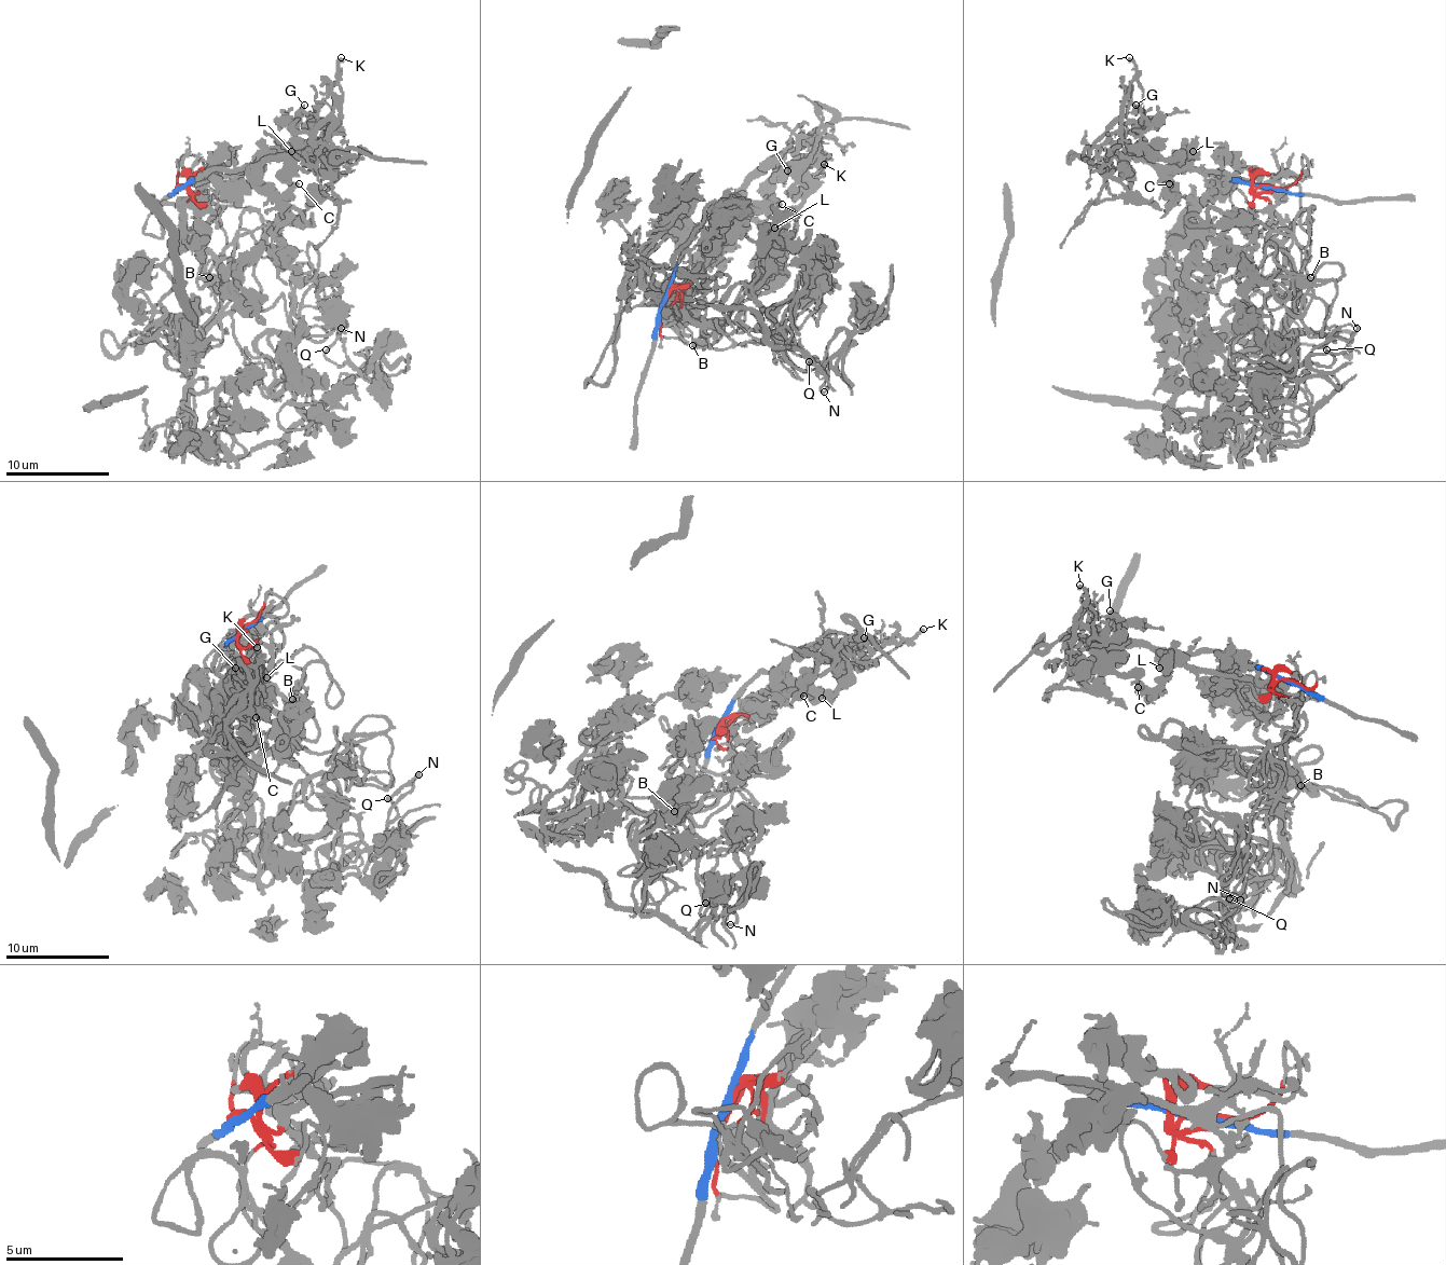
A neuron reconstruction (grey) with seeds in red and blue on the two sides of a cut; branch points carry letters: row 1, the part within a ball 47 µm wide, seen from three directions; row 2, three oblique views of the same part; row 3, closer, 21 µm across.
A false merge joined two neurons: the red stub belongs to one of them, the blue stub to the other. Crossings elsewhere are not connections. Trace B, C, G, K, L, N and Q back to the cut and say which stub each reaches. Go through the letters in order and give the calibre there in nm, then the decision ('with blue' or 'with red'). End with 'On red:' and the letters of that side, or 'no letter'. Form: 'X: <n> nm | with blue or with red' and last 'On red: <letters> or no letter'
B: 190 nm | with red
C: 480 nm | with blue
G: 220 nm | with blue
K: 280 nm | with blue
L: 700 nm | with blue
N: 180 nm | with red
Q: 180 nm | with red
On red: B, N, Q

